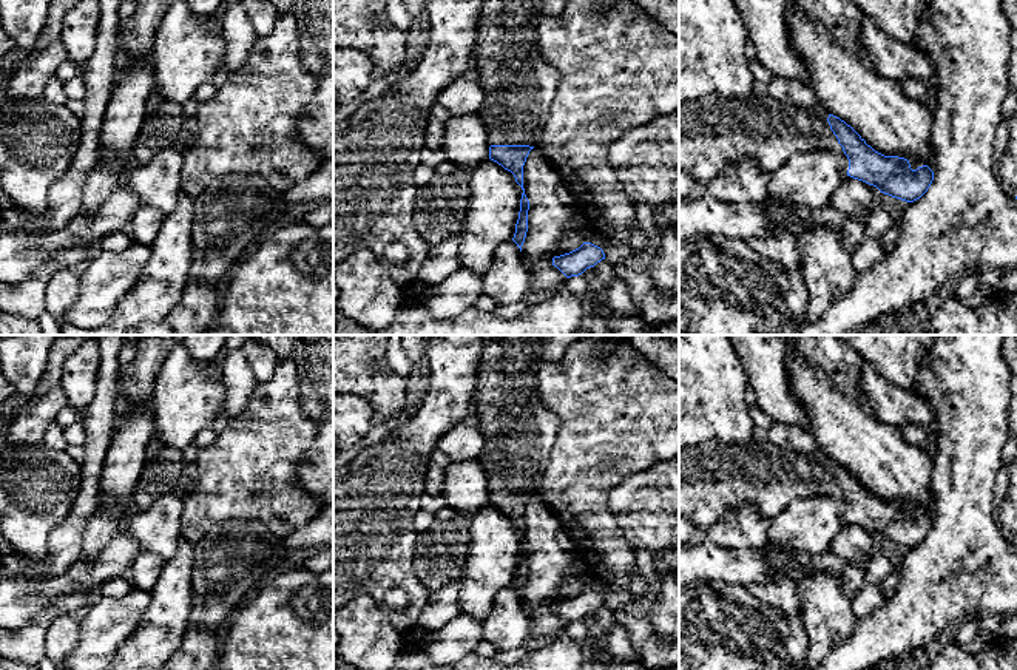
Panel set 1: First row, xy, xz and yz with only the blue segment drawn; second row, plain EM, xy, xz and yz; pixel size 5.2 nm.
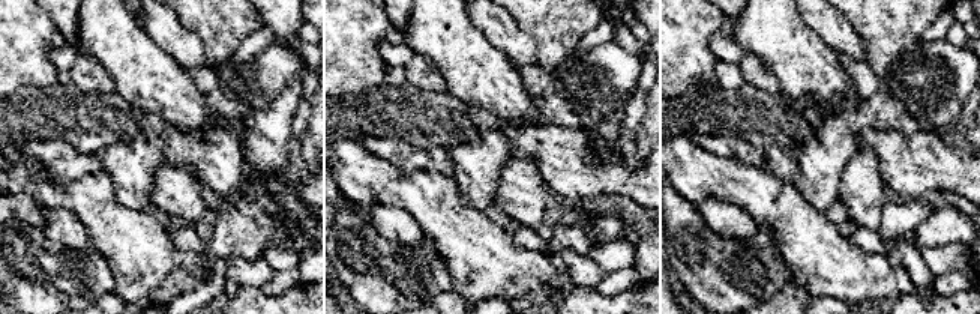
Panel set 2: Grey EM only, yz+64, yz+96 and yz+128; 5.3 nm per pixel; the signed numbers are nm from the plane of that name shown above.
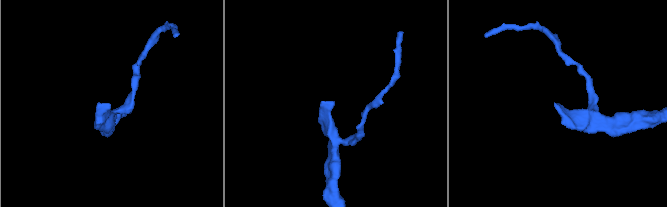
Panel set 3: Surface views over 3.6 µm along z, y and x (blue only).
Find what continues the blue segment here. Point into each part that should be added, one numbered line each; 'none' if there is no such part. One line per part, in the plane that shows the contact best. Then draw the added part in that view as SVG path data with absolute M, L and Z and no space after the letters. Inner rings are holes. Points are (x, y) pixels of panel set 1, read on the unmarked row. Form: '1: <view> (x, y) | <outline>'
1: xz (519, 429) | M492 335L491 340L483 343L474 404L477 414L475 426L485 437L485 449L478 457L478 463L486 474L489 491L536 492L556 442L559 421L536 394L536 371L542 363L542 341L543 335Z

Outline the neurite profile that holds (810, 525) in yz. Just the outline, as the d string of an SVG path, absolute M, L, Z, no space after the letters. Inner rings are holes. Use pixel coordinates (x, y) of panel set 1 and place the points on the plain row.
M806 497L792 502L772 519L767 542L790 546L810 556L830 551L838 533L847 523L846 500L835 497Z

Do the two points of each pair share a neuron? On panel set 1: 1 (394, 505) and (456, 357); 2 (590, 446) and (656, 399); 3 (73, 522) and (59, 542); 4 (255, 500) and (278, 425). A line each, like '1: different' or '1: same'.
1: same
2: same
3: same
4: same

